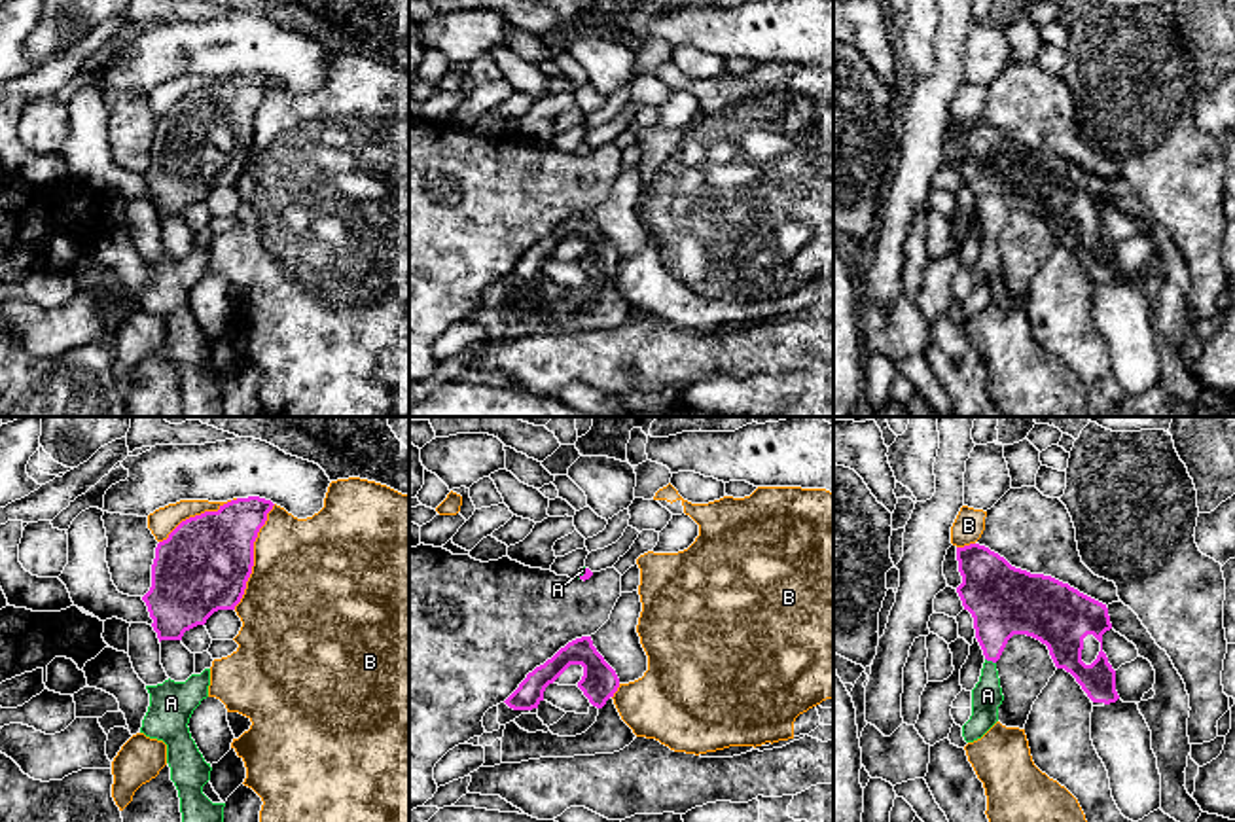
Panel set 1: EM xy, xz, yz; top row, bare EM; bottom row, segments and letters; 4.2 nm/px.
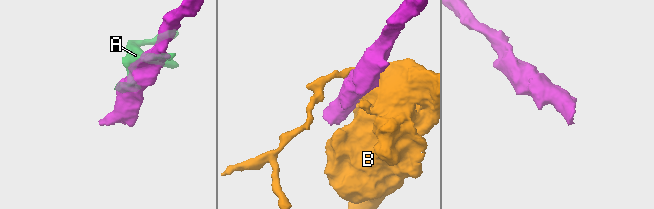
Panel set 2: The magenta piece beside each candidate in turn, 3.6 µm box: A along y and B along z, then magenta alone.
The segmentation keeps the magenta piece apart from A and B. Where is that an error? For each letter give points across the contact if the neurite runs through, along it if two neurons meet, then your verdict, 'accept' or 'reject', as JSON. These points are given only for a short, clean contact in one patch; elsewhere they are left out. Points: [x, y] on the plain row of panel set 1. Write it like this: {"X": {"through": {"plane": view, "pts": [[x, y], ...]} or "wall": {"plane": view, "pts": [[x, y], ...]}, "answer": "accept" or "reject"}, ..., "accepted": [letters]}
{"A": {"through": {"plane": "yz", "pts": [[1002, 178], [993, 203], [991, 235], [987, 271]]}, "answer": "accept"}, "B": {"answer": "reject"}, "accepted": ["A"]}

